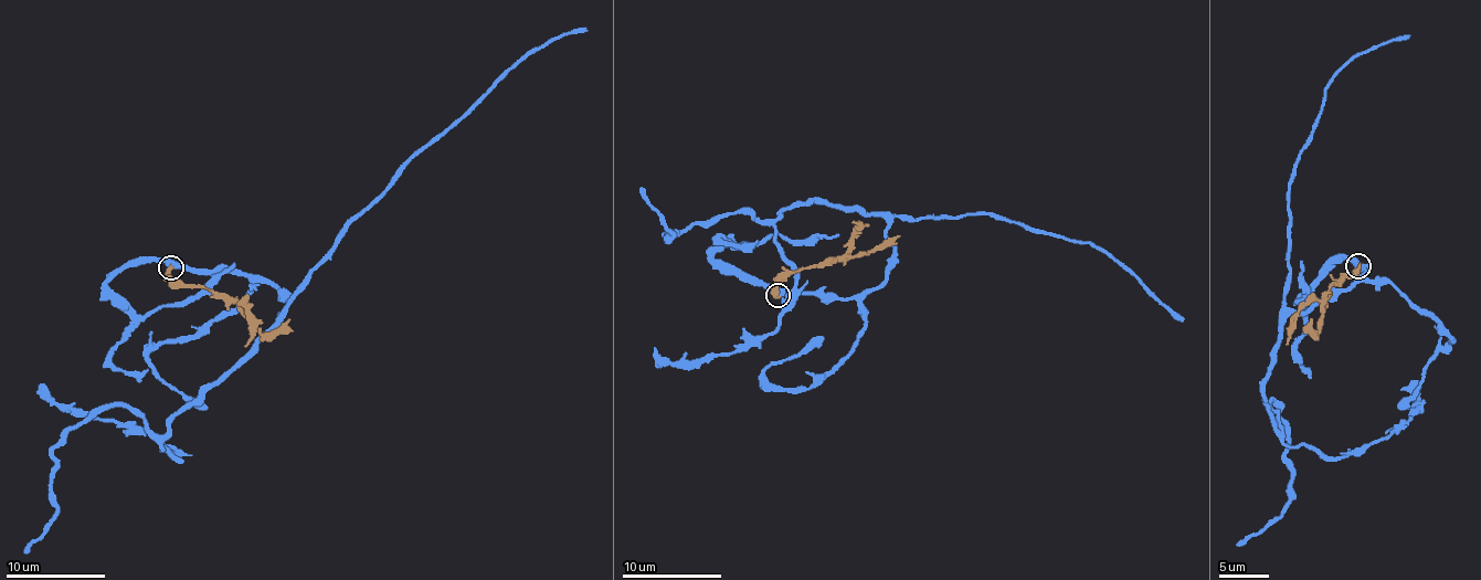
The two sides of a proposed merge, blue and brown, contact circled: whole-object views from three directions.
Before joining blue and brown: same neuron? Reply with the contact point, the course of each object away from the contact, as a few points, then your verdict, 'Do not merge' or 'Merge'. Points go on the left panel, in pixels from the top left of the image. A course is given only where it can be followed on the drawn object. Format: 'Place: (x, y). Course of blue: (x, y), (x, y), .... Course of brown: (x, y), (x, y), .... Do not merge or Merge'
Place: (170, 267). Course of blue: (171, 269), (263, 276), (287, 304), (162, 435), (126, 407), (71, 431), (53, 451), (55, 515), (27, 552). Course of brown: (171, 269), (169, 276), (184, 284), (224, 294), (263, 334), (293, 331). Do not merge

